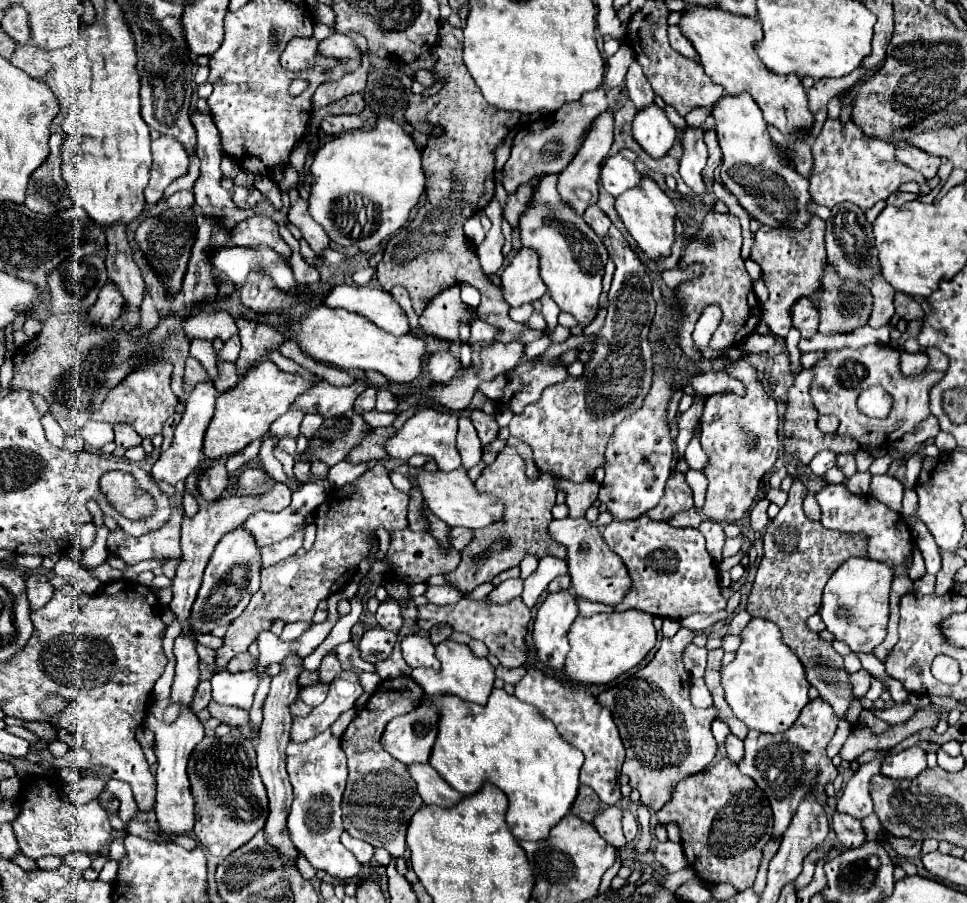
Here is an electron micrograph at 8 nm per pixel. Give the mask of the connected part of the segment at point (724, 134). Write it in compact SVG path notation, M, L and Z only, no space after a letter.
M724 96L716 104L712 118L716 122L718 144L724 156L720 180L736 196L738 204L748 212L750 218L758 220L764 226L786 226L792 230L804 230L814 216L808 210L808 204L812 202L808 180L800 176L792 166L782 162L776 144L768 134L766 120L760 108L754 104L752 96Z

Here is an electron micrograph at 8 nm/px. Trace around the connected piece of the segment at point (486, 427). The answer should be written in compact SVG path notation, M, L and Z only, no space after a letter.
M474 410L470 414L470 420L472 420L474 428L478 430L478 436L480 436L482 446L488 446L488 444L492 444L498 438L498 430L500 428L498 428L494 416L486 416L482 410Z

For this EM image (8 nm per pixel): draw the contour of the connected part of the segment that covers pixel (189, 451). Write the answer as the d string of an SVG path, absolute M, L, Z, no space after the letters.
M204 380L204 384L196 384L196 388L188 394L186 400L186 410L182 414L182 420L178 422L176 430L174 430L174 442L172 446L160 454L158 462L152 468L152 476L156 480L164 480L168 484L178 484L184 482L186 476L190 476L194 472L194 468L200 464L202 458L202 442L204 442L204 432L212 420L214 414L214 404L216 404L216 388L212 384L212 380Z

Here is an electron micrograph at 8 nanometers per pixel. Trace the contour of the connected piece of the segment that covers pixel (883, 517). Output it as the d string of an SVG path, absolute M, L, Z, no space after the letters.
M828 484L818 494L816 500L822 508L820 522L826 528L842 530L842 532L864 532L868 534L868 556L874 560L892 560L896 562L896 576L900 576L904 568L904 560L912 556L912 534L908 532L908 524L900 514L892 512L888 506L878 502L872 494L852 494L844 484Z

